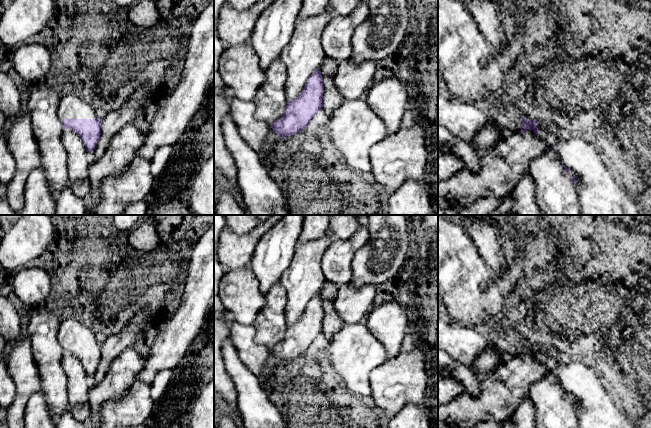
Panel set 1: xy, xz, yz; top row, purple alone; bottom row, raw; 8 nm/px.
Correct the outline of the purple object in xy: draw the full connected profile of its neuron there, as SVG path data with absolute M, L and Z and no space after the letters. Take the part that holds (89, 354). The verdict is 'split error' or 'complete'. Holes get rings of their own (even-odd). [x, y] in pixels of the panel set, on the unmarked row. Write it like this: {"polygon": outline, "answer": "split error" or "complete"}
{"polygon": "M72 315L61 321L57 339L64 353L72 354L79 359L90 378L101 359L101 344L97 336Z", "answer": "split error"}

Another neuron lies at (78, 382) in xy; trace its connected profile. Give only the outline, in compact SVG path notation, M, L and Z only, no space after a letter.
M64 353L61 365L67 375L69 410L76 420L83 423L91 414L88 397L90 378L79 359L72 354Z

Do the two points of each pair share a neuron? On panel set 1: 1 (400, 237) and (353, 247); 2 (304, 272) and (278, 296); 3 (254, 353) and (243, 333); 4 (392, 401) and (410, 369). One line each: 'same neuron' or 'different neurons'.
1: different neurons
2: different neurons
3: same neuron
4: same neuron

